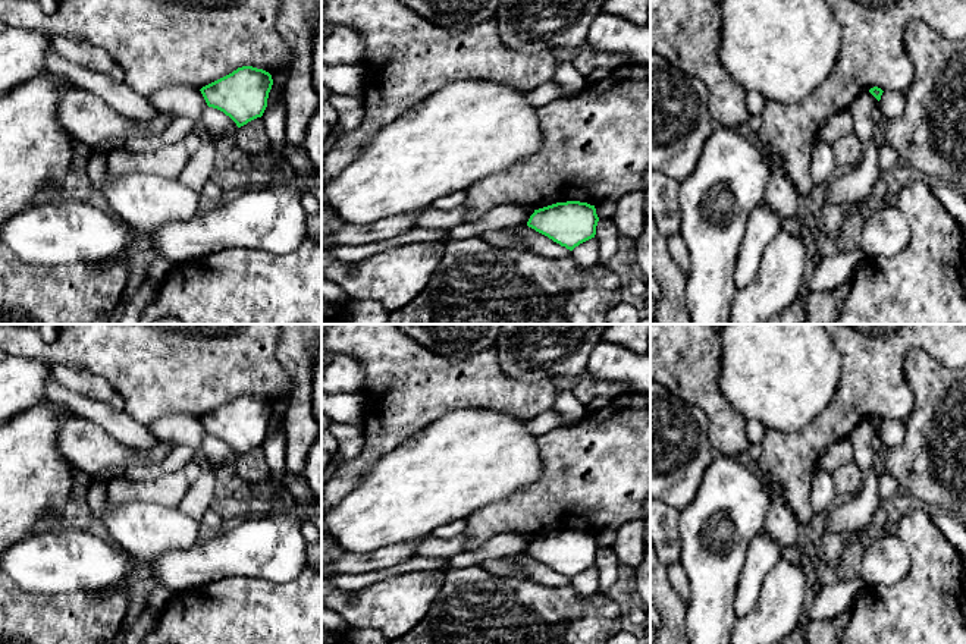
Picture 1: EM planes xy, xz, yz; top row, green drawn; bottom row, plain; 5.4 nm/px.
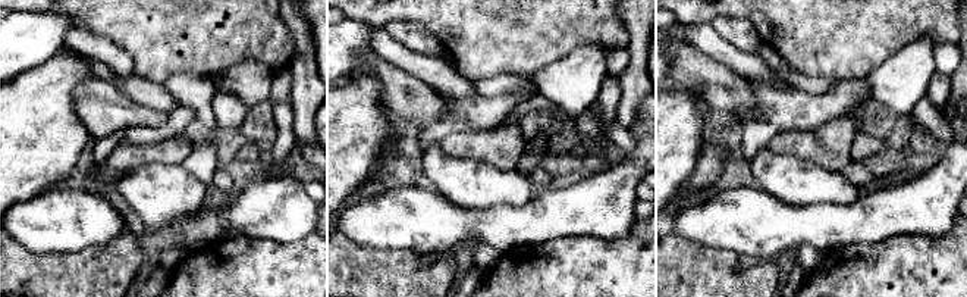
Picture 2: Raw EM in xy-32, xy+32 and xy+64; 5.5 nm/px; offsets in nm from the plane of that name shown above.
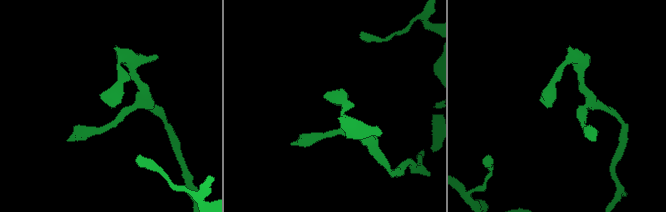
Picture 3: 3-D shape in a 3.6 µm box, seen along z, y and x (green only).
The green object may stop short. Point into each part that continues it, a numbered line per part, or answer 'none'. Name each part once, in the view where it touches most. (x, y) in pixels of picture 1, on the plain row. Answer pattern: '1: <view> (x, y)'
none

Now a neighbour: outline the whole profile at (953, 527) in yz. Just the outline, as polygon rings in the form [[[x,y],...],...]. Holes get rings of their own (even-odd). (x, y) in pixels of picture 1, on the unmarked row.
[[[948,512],[931,513],[931,518],[954,549],[966,556],[966,524],[963,518]]]

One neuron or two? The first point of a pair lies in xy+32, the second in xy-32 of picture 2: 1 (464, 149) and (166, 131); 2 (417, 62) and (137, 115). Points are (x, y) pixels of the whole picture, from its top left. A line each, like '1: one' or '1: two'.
1: two
2: two

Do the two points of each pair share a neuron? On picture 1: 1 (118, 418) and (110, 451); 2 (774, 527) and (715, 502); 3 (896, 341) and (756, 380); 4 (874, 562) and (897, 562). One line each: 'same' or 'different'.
1: different
2: different
3: different
4: same

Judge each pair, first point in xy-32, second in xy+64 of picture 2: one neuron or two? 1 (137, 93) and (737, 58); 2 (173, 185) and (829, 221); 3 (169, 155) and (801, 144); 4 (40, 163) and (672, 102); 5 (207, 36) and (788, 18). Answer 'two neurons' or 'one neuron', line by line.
1: one neuron
2: two neurons
3: one neuron
4: one neuron
5: one neuron

